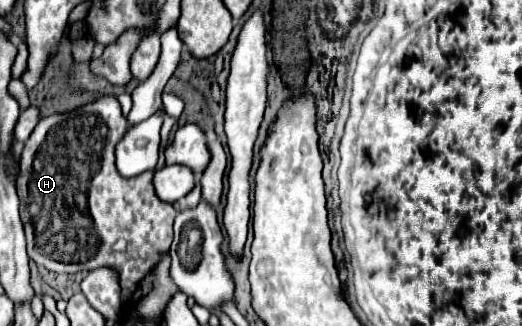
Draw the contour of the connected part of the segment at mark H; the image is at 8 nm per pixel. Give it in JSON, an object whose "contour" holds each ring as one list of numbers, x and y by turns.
{"contour":[[114,96,86,104,70,114,54,114,38,122,20,156,20,174,16,180,20,196,20,218,24,222,28,256,50,272,72,274,94,270,98,266,118,266,122,274,122,300,128,302,136,290,140,274,150,270,172,242,172,222,176,210,154,194,152,172,134,178,122,178,116,170,114,148,128,128,128,122]]}

